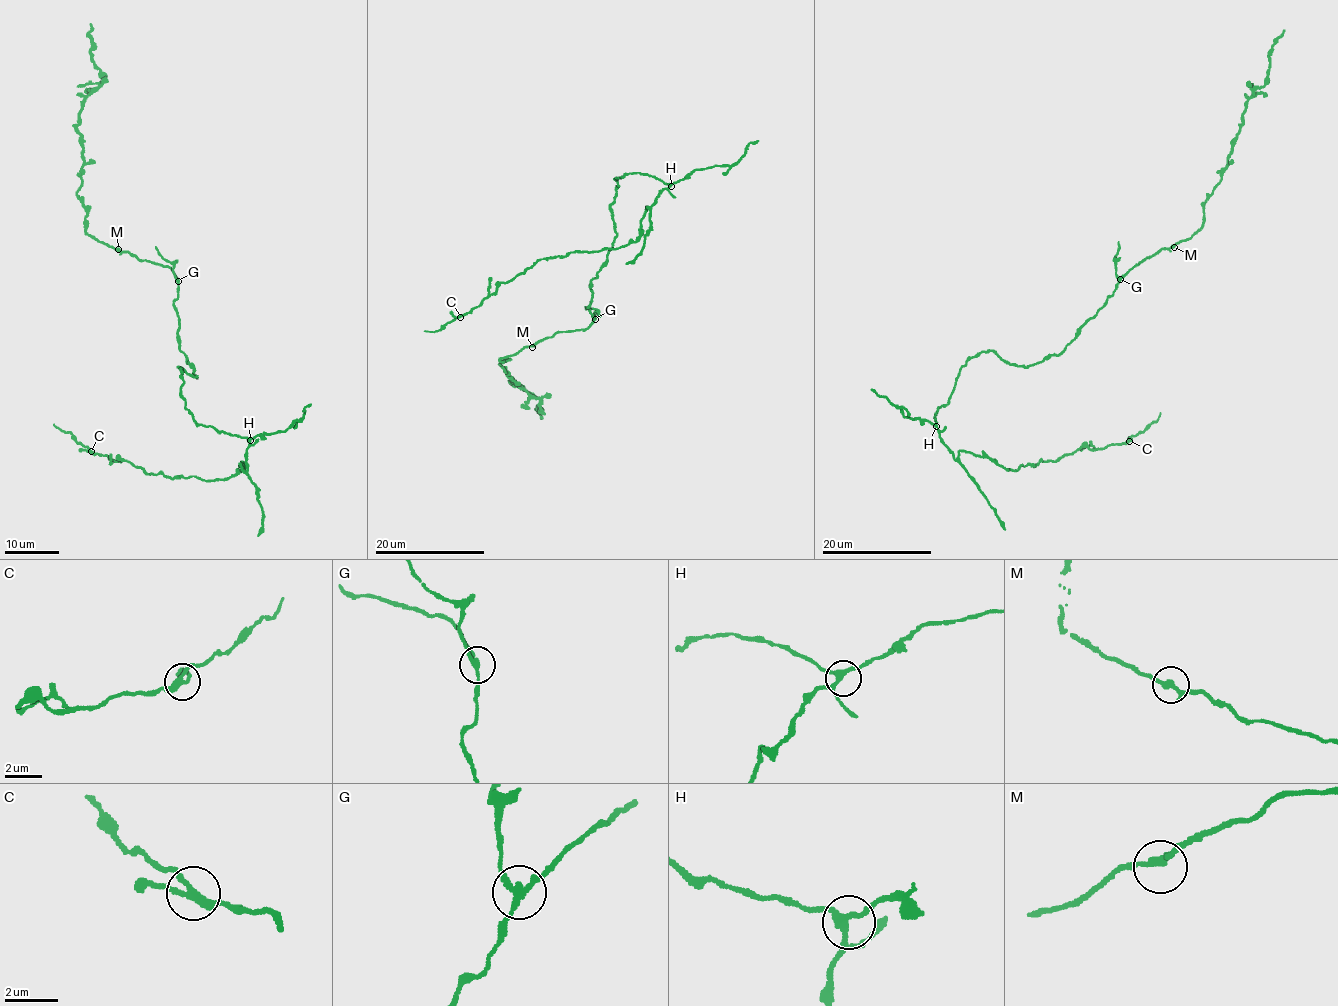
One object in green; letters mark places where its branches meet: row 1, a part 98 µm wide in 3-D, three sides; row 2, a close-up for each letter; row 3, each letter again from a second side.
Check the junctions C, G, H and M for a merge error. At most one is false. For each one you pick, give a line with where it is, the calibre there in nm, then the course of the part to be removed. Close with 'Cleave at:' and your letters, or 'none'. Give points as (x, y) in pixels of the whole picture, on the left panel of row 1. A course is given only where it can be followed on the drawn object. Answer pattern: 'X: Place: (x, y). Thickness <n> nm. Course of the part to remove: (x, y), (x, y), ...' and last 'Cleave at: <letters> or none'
G: Place: (178, 281). Thickness 200 nm. Course of the part to remove: (178, 281), (173, 265), (160, 256), (155, 246)
Cleave at: G

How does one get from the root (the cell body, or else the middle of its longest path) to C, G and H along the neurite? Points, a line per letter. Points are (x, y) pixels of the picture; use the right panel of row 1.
C: (1009, 364), (977, 353), (937, 408), (940, 439), (954, 458), (965, 450), (1012, 470), (1129, 441)
G: (1009, 364), (1028, 367), (1058, 355), (1104, 306), (1120, 279)
H: (1009, 364), (990, 350), (975, 354), (961, 368), (949, 402), (937, 408), (936, 426)

